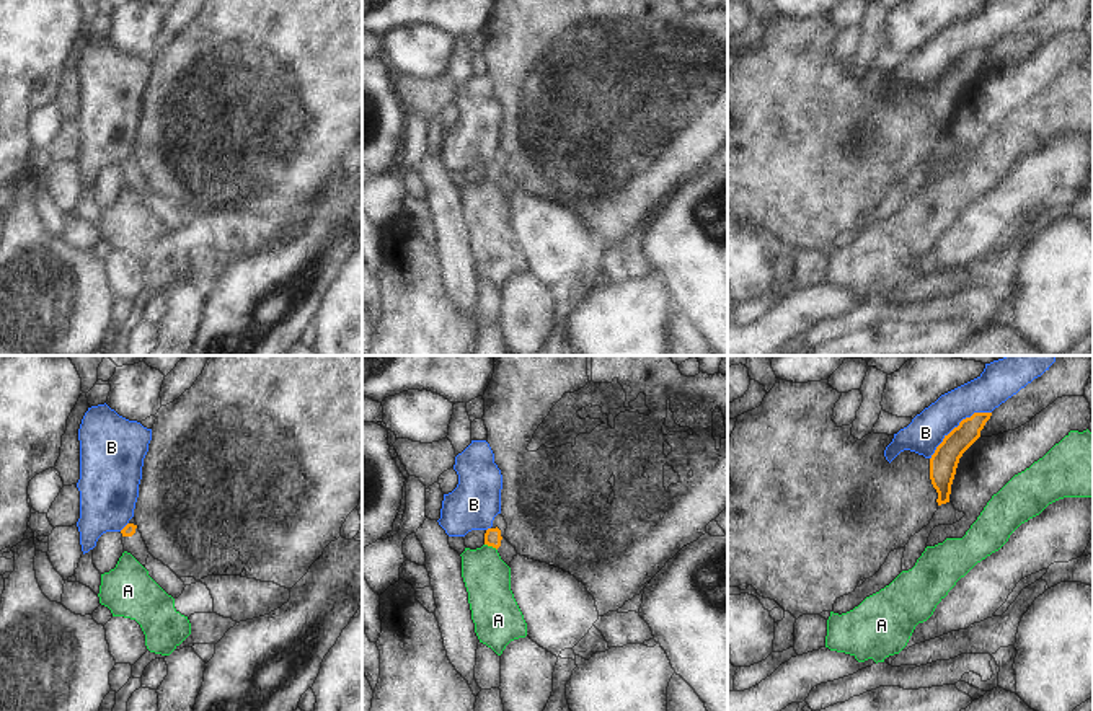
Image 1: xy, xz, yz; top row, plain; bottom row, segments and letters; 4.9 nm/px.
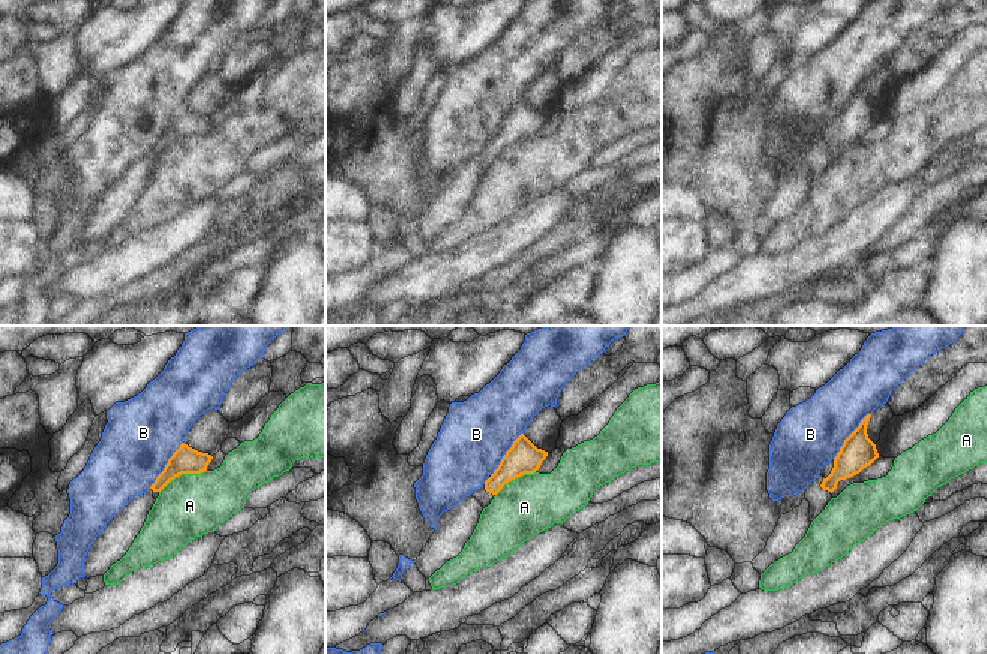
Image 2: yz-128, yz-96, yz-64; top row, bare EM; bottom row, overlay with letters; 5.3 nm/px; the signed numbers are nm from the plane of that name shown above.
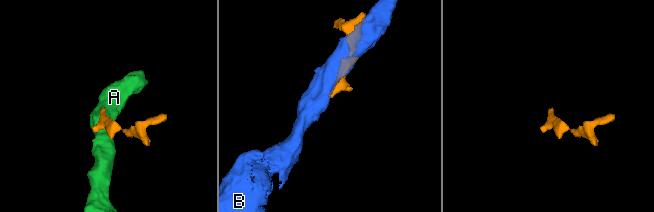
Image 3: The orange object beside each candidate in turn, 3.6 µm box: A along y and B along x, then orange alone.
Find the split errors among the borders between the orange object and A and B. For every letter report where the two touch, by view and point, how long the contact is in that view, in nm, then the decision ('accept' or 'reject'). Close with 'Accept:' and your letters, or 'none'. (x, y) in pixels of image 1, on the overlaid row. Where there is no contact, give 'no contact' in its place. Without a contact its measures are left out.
A: contact xz (491, 545); length 70 nm; reject
B: contact yz (958, 426); length 380 nm; reject
Accept: none

